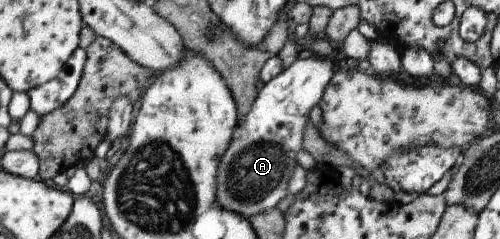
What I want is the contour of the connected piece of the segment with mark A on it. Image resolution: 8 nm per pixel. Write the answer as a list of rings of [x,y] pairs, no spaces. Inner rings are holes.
[[[327,57],[298,59],[259,90],[249,114],[236,126],[233,140],[229,142],[223,158],[217,164],[217,202],[225,210],[237,212],[249,221],[251,216],[275,208],[287,196],[291,174],[298,165],[297,152],[303,149],[303,134],[309,112],[313,106],[319,104],[321,96],[326,92],[326,86],[336,73],[334,65],[334,60]]]

